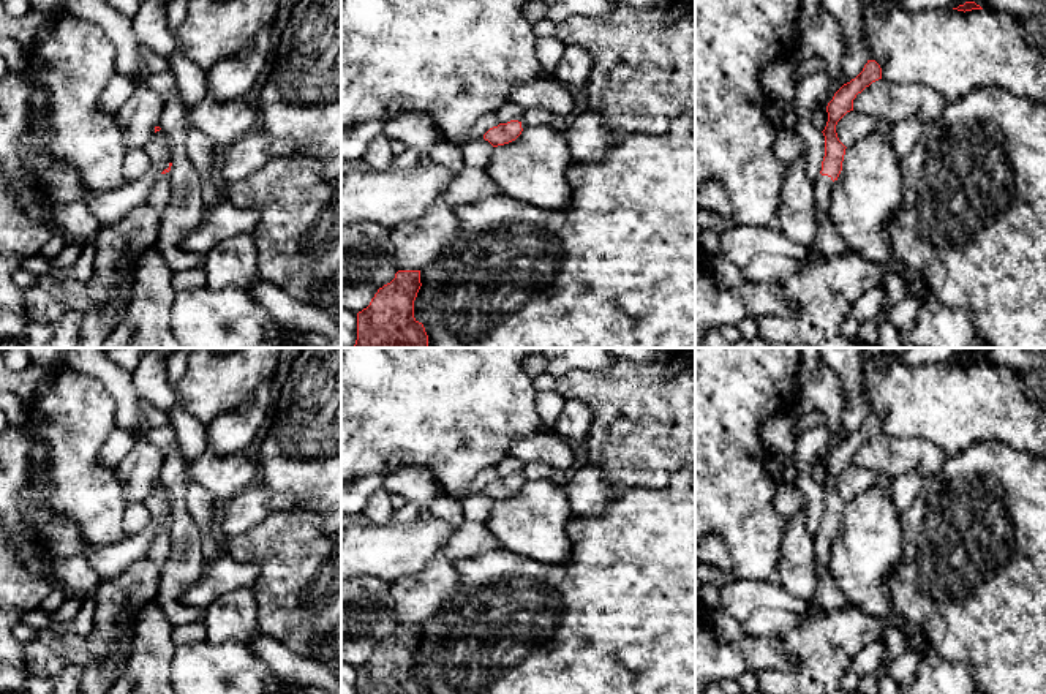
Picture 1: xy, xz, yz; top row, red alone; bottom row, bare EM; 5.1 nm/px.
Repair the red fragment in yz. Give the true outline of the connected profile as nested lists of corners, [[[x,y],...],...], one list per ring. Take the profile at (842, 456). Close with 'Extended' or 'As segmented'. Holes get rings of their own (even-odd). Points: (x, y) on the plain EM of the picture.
[[[867,414],[863,425],[855,433],[844,438],[826,460],[828,476],[822,485],[825,490],[825,511],[822,525],[814,537],[817,566],[828,566],[831,558],[831,539],[842,525],[847,501],[839,495],[836,479],[847,466],[853,465],[856,449],[879,433],[882,433],[880,419],[875,414]]]. Extended

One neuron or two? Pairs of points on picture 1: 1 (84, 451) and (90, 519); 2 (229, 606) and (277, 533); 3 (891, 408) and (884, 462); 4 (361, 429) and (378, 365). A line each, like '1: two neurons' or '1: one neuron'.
1: one neuron
2: two neurons
3: two neurons
4: one neuron

